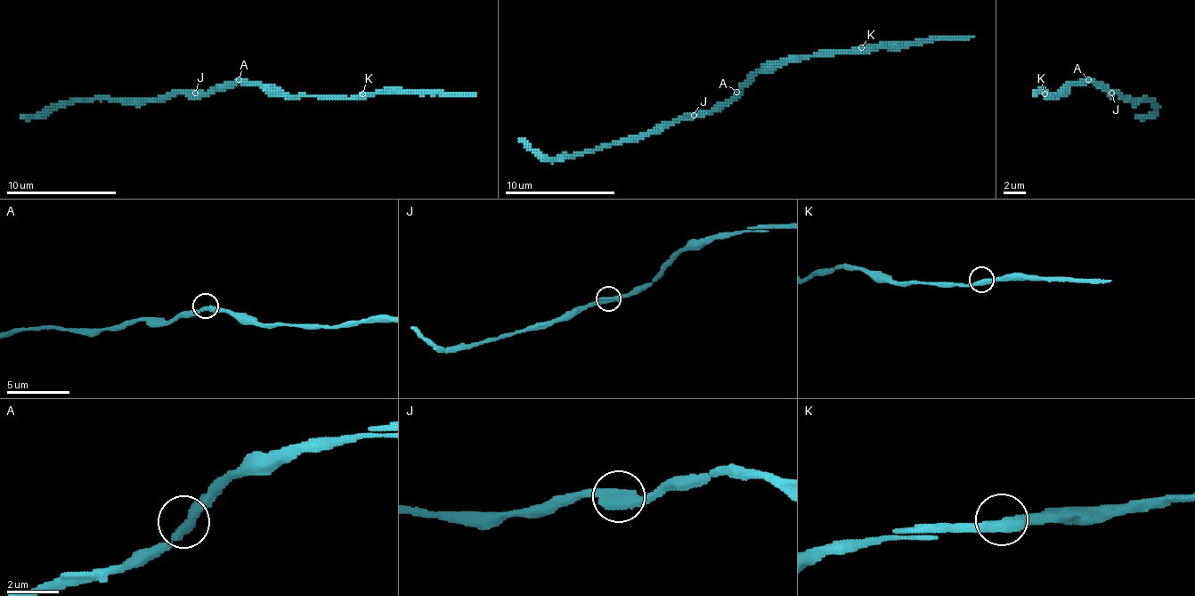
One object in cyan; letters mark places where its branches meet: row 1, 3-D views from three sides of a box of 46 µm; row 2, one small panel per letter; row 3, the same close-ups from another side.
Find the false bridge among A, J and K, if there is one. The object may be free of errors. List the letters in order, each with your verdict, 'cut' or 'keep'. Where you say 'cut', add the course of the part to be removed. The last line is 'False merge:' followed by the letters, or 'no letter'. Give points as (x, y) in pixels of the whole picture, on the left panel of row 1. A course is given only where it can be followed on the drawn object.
A: keep
J: keep
K: keep
False merge: no letter

